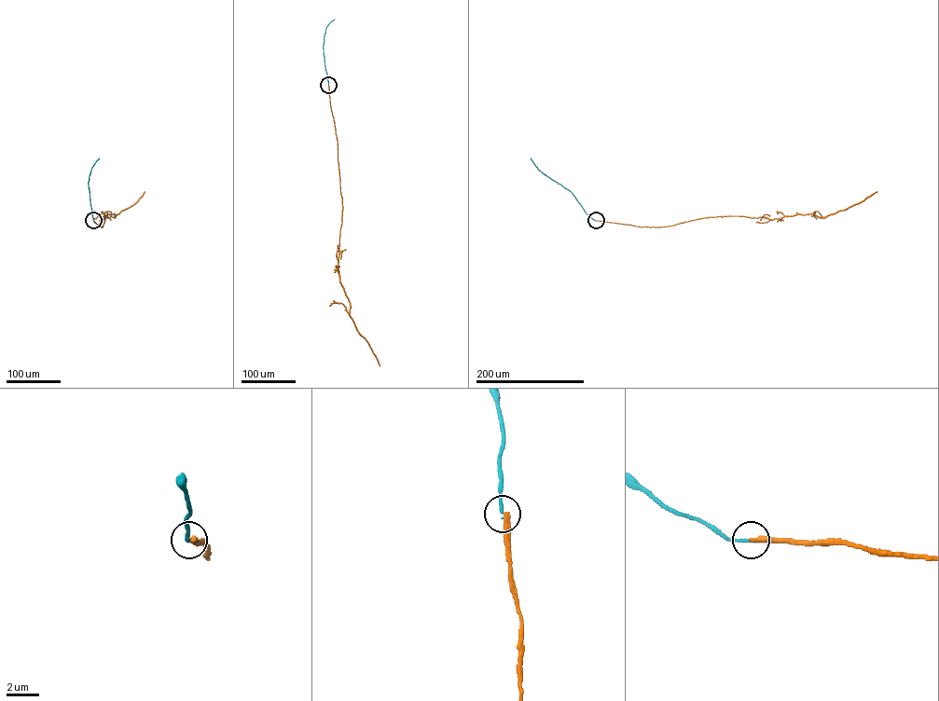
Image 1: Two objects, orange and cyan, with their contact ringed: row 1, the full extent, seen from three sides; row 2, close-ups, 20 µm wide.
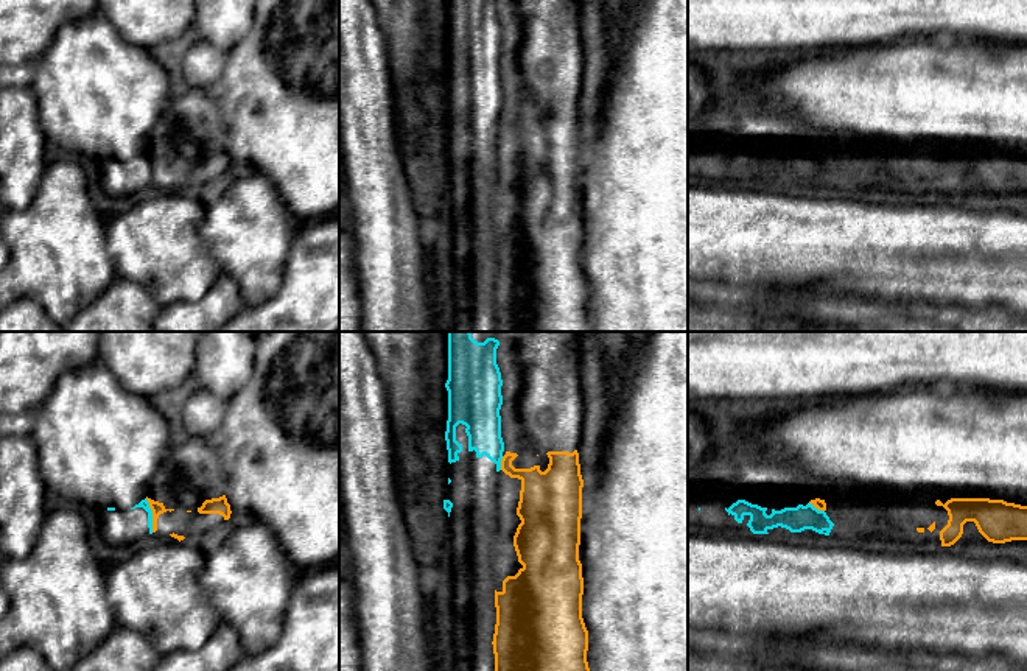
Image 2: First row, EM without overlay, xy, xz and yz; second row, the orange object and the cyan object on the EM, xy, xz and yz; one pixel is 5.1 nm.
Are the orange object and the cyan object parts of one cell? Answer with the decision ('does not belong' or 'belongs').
does not belong

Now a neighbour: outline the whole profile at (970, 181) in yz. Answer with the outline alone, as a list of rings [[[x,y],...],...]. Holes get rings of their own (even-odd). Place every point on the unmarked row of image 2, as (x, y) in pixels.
[[[966,173],[963,176],[963,185],[962,188],[951,196],[949,199],[960,201],[963,195],[966,193],[988,193],[977,181],[974,173]]]

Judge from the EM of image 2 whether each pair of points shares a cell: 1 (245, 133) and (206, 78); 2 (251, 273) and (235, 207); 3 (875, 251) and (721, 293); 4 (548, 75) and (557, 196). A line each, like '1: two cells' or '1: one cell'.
1: two cells
2: one cell
3: one cell
4: one cell

